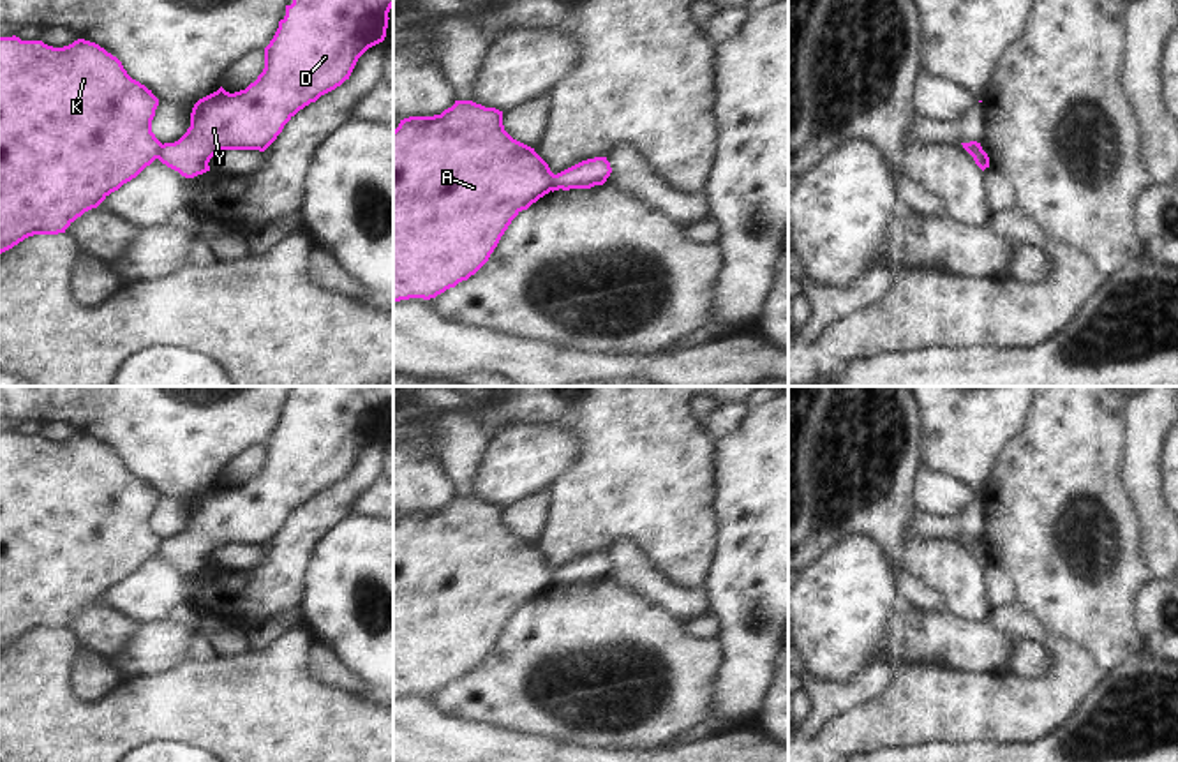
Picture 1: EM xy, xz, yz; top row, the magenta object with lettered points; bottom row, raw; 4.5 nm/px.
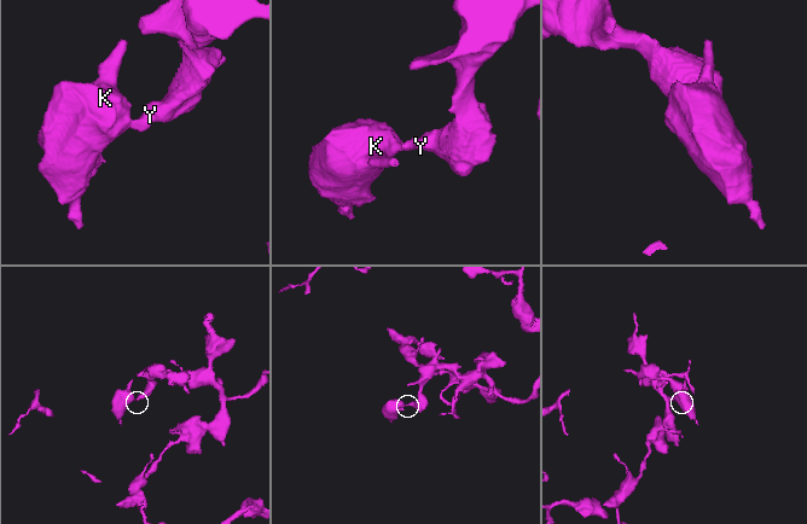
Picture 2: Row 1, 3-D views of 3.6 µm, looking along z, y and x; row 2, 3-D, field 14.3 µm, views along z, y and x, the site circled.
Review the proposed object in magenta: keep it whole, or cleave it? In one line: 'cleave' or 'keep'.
cleave

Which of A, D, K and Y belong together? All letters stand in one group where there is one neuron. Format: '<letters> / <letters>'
A K / D Y

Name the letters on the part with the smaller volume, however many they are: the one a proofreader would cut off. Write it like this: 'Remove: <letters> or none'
Remove: A, K

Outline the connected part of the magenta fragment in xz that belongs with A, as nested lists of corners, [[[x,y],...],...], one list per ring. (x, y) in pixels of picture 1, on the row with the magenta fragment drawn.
[[[473,101],[455,104],[434,116],[409,116],[393,131],[393,302],[423,298],[430,300],[474,275],[490,258],[511,220],[533,203],[550,192],[554,173],[534,148],[513,139],[503,125],[503,111],[485,108]]]

